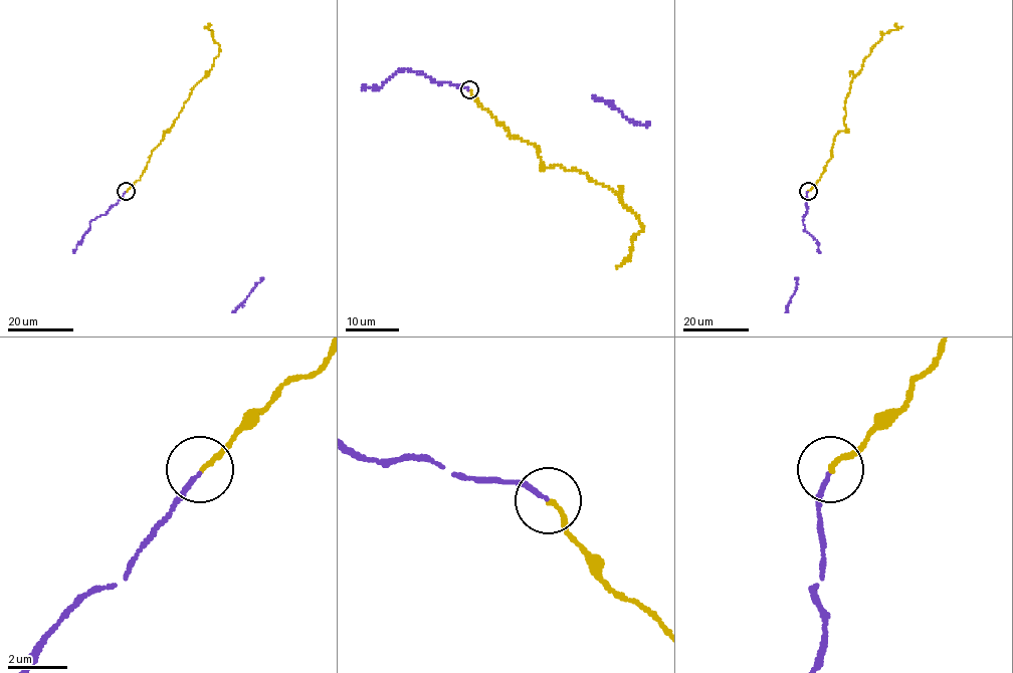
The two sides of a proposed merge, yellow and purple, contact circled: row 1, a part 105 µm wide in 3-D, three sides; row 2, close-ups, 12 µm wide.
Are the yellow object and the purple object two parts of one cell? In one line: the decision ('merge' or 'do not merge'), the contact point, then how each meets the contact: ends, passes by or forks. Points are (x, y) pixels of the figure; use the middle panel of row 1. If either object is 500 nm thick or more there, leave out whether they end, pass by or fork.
merge | (469, 89) | yellow ends | purple ends

